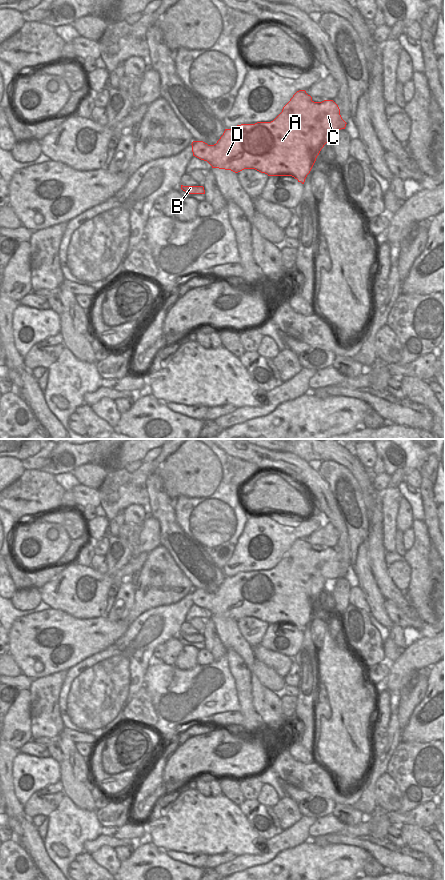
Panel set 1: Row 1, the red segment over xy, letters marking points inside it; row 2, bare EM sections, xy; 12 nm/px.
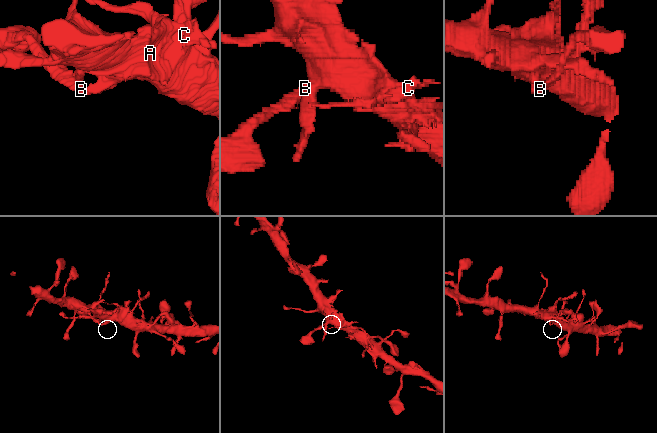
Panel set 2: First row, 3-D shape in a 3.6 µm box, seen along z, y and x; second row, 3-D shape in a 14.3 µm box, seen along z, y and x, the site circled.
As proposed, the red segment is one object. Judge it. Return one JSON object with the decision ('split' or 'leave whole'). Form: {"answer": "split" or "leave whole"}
{"answer": "leave whole"}

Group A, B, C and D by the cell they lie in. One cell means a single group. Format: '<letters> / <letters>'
A B C D

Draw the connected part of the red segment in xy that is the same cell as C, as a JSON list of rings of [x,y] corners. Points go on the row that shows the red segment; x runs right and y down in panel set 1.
[[[299,90],[273,121],[241,124],[225,129],[214,145],[193,141],[192,152],[193,156],[207,161],[212,168],[235,173],[255,169],[268,176],[292,176],[304,184],[321,149],[330,141],[329,135],[345,129],[346,124],[333,100],[314,102],[305,90]]]

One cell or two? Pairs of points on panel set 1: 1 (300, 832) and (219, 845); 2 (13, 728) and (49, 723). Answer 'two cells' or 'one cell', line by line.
1: two cells
2: two cells

